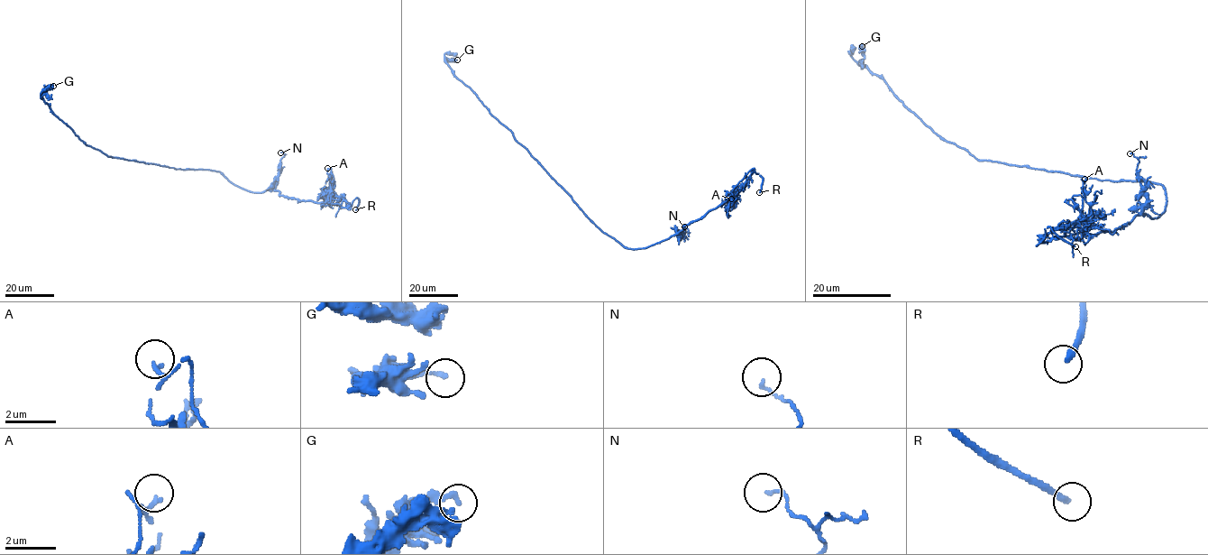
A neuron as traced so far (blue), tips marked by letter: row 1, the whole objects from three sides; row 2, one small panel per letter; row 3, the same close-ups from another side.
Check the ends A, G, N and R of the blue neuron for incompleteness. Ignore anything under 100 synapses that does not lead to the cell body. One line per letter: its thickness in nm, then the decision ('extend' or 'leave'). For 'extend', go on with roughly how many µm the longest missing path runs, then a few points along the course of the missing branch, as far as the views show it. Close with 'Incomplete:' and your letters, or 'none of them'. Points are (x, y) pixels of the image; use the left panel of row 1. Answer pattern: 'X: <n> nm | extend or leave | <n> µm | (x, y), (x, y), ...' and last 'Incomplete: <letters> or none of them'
A: 110 nm | leave
G: 200 nm | leave
N: 110 nm | leave
R: 240 nm | extend | 20 µm
Incomplete: R

